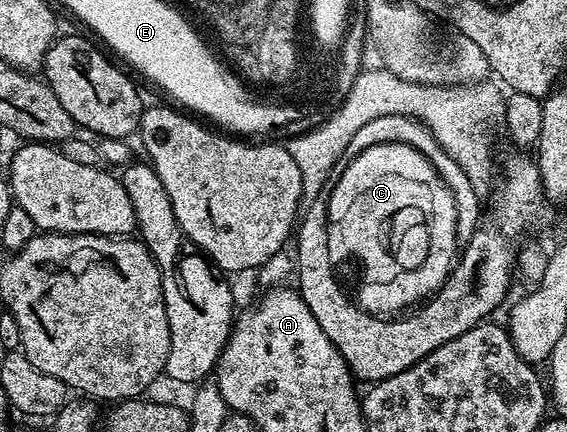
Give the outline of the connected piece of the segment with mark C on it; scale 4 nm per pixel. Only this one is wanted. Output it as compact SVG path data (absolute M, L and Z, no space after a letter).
M406 140L401 143L381 143L361 151L361 155L357 155L353 163L345 167L345 175L337 179L337 187L329 190L326 202L332 258L342 263L346 257L355 256L363 268L359 290L353 293L359 308L376 317L390 318L430 298L443 286L457 260L457 250L461 245L457 237L457 208L441 175L414 144Z

